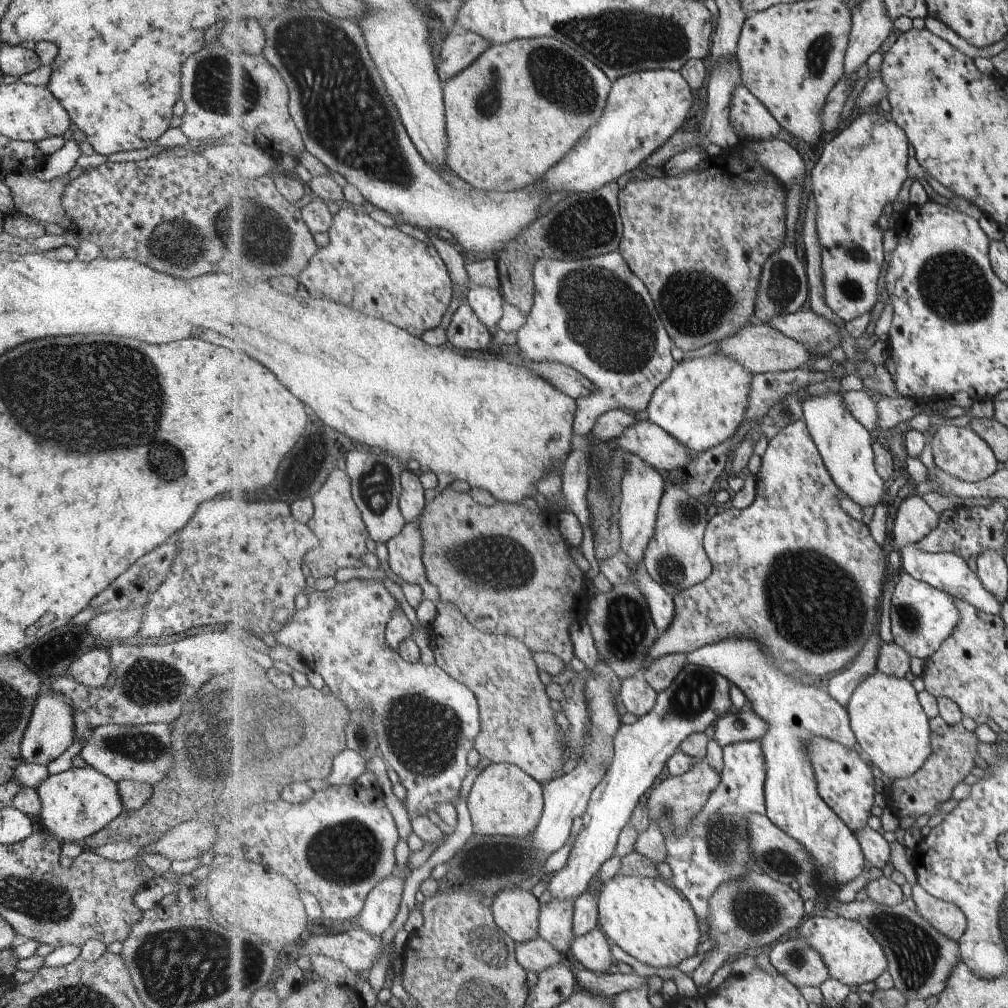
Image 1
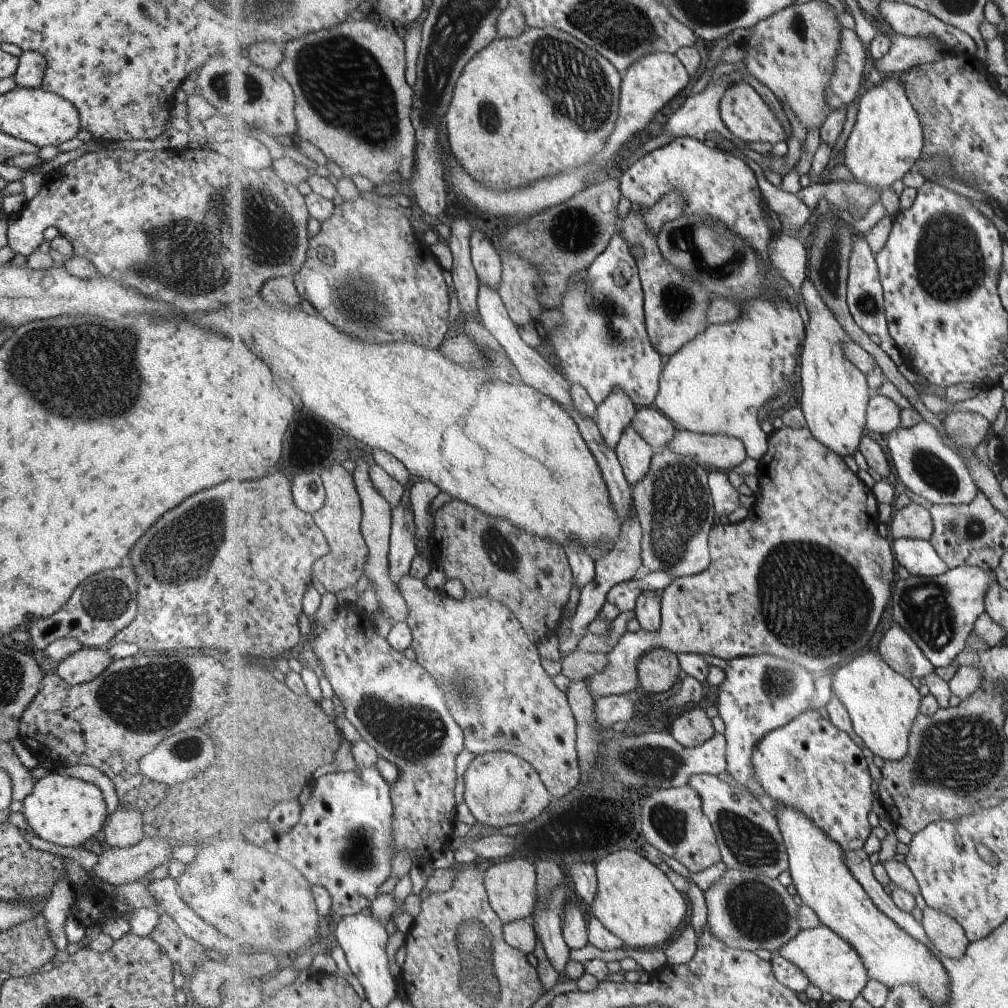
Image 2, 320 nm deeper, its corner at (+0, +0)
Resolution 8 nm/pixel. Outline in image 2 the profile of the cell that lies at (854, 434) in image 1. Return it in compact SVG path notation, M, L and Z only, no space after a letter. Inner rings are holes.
M809 278L803 283L802 296L809 312L809 320L799 363L799 390L796 400L804 410L812 433L825 446L841 456L853 455L860 448L871 399L867 376L844 351L846 343L854 342L852 336Z

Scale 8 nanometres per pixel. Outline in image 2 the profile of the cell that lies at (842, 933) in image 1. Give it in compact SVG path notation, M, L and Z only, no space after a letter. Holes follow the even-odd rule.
M827 925L801 930L791 942L777 950L777 954L796 964L807 975L811 984L821 992L831 994L834 999L849 1000L852 1003L862 994L871 979L862 955Z

